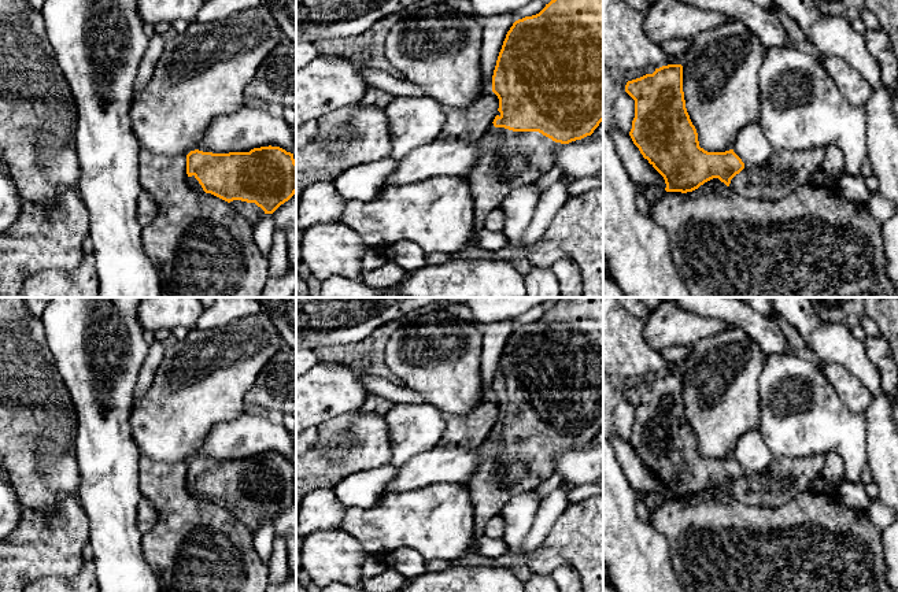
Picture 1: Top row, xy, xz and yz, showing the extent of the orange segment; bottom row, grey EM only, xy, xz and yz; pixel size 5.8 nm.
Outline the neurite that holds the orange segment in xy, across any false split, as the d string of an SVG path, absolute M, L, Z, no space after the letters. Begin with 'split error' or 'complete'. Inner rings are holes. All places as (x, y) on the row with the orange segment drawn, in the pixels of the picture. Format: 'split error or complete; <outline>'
split error; M280 147L229 153L195 149L186 155L186 174L191 188L230 203L252 225L296 193L293 153Z

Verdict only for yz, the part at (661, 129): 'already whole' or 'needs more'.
needs more

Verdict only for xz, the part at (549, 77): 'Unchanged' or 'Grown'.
Grown

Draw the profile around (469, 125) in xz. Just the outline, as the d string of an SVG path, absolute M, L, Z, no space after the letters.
M488 92L465 110L448 111L439 138L465 143L478 141L494 122L498 108L498 96Z

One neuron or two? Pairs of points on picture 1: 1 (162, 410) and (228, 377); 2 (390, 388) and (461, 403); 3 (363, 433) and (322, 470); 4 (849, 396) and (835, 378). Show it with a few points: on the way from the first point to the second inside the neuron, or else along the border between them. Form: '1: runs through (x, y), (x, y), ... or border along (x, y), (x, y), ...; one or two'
1: runs through (178, 406), (207, 377), (211, 377); one
2: border along (405, 385), (416, 391), (424, 400); two
3: runs through (353, 437), (348, 439), (332, 459); one
4: runs through (849, 392), (839, 383); one

